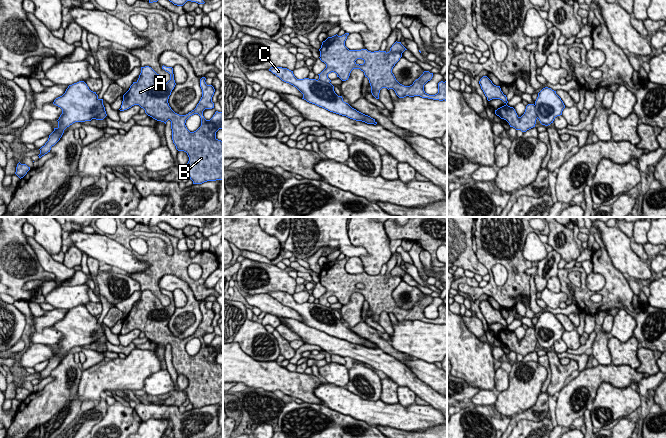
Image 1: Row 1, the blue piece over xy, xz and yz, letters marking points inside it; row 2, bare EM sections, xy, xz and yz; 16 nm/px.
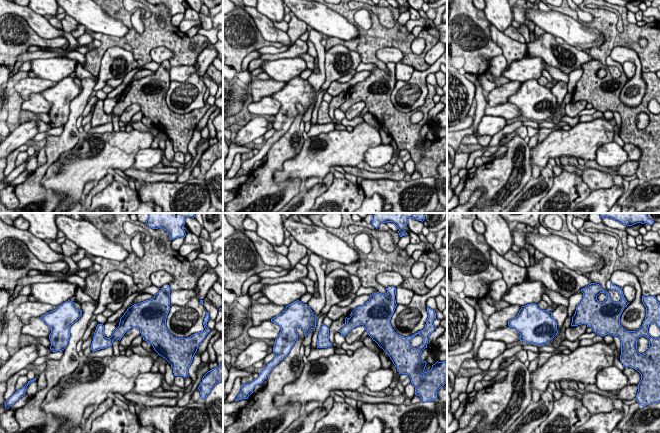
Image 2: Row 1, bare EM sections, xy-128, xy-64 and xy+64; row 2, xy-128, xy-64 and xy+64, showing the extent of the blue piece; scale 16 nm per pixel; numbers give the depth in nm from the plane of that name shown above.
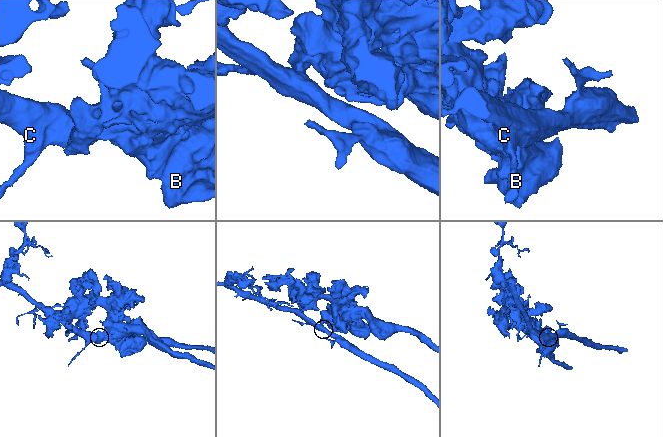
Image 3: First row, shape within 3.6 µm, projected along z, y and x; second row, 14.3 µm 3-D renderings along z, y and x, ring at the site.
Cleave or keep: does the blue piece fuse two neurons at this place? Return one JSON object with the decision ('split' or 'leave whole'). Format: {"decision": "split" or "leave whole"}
{"decision": "split"}

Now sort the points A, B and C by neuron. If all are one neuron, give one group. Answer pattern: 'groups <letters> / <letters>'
groups A B / C

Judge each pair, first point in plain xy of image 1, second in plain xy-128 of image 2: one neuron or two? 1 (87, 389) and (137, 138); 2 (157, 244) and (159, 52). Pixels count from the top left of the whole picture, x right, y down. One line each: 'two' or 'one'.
1: one
2: two

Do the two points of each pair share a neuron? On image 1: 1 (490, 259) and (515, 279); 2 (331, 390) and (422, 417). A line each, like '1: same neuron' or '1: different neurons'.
1: same neuron
2: same neuron

